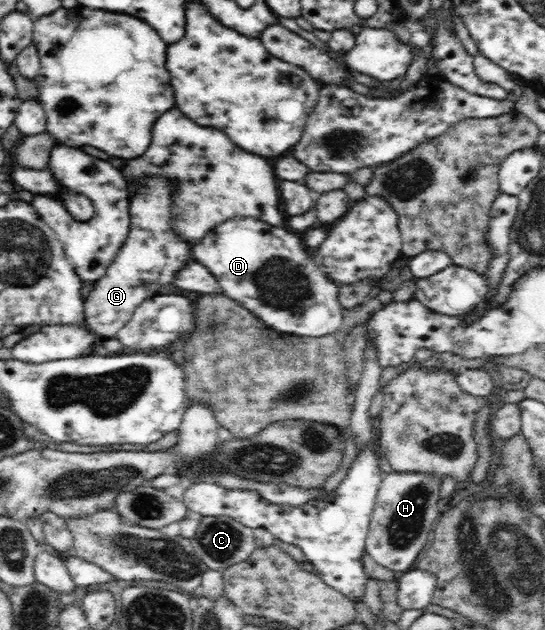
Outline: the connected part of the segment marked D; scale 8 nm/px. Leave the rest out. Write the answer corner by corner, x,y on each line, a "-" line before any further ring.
234,220
220,225
196,240
196,262
201,263
216,277
226,298
236,300
242,307
257,315
262,323
277,333
322,337
342,327
344,307
340,302
341,285
325,275
317,263
313,250
306,247
298,233
287,228
272,228
261,221

